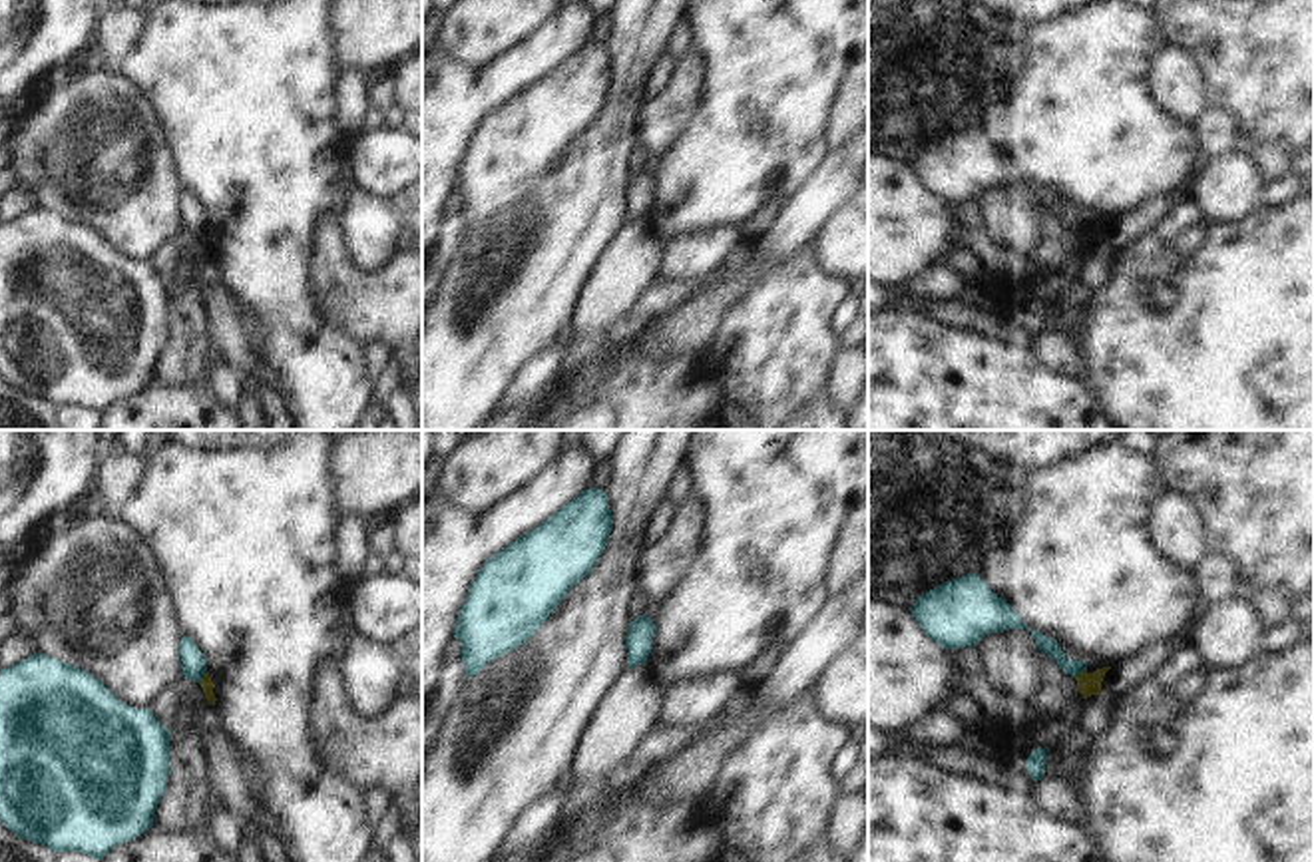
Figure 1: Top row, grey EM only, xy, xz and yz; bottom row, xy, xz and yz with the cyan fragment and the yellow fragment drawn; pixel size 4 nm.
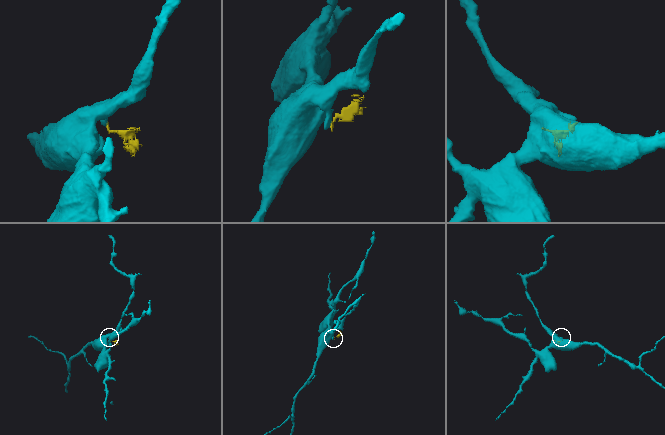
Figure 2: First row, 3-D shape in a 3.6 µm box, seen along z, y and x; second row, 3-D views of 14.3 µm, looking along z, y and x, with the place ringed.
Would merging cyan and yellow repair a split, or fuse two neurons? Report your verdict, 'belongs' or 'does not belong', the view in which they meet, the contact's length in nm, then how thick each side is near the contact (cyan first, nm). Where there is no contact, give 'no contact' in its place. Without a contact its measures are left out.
does not belong; contact in xy; length 70 nm; calibres 100 and 50 nm

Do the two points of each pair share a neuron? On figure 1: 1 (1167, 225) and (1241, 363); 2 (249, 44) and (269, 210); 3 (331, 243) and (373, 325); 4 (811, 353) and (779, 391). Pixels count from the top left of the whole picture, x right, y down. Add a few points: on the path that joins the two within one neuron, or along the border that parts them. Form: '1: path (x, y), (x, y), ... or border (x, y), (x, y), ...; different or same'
1: path (1175, 259), (1241, 329); same
2: path (249, 86), (249, 120), (263, 154), (263, 168); same
3: path (331, 263), (331, 273), (359, 305); same
4: path (801, 363), (783, 381); same

